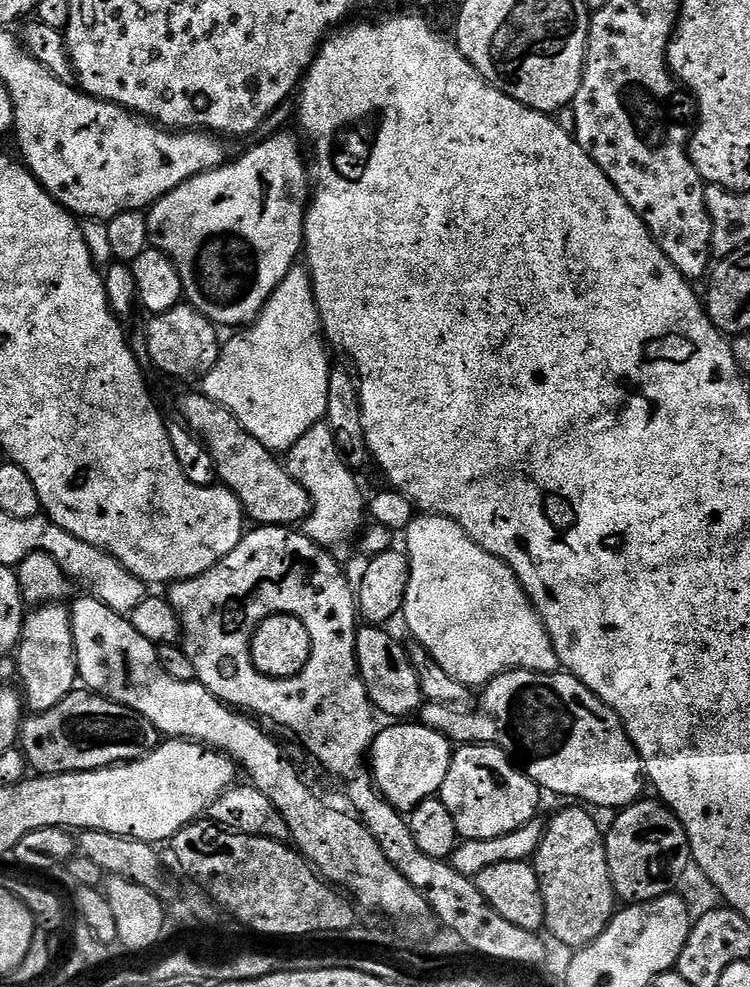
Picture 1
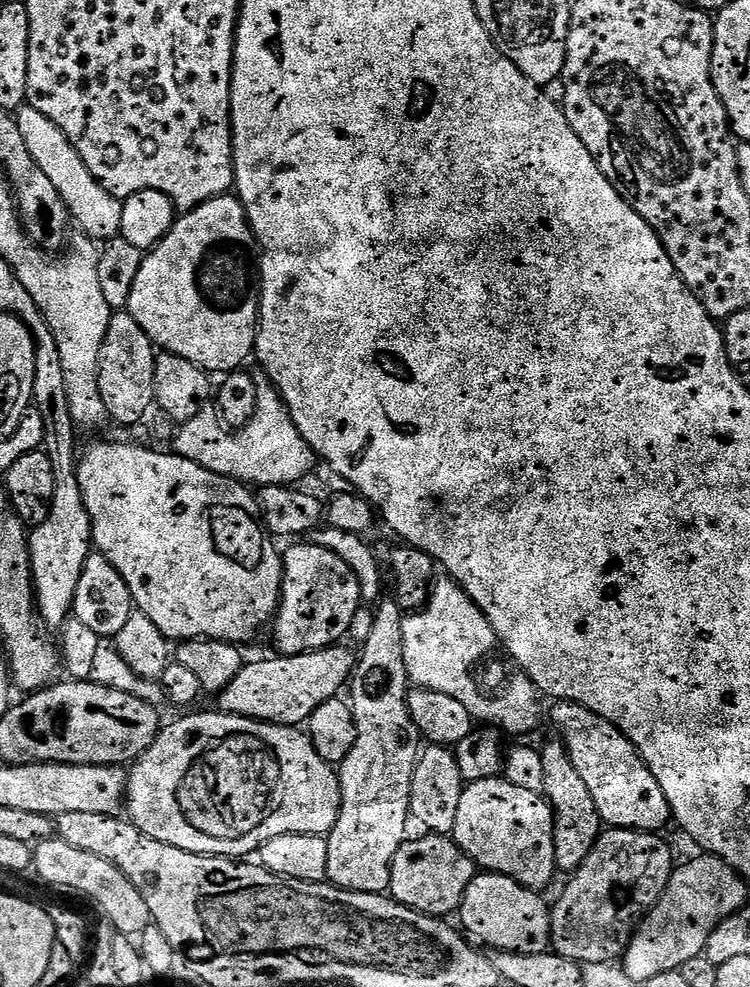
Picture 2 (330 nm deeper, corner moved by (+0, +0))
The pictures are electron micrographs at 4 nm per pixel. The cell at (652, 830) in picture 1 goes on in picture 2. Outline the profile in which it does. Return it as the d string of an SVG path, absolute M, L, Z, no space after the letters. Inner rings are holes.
M629 828L601 831L594 850L590 850L586 862L582 862L582 866L571 873L569 880L572 881L565 886L560 901L551 909L551 947L555 955L565 956L579 965L616 962L623 957L632 933L664 895L674 871L672 848L662 837L654 832L635 832Z

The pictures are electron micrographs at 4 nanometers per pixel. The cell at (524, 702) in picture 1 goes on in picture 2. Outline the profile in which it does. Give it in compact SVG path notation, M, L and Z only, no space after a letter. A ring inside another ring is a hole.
M562 700L553 705L550 716L552 712L552 720L562 732L574 766L578 766L578 774L582 774L586 786L590 786L601 821L608 828L629 828L635 832L659 833L664 830L660 828L670 824L672 807L666 802L666 794L662 794L662 786L658 786L658 778L654 778L650 766L640 757L632 739L609 720L574 700Z

